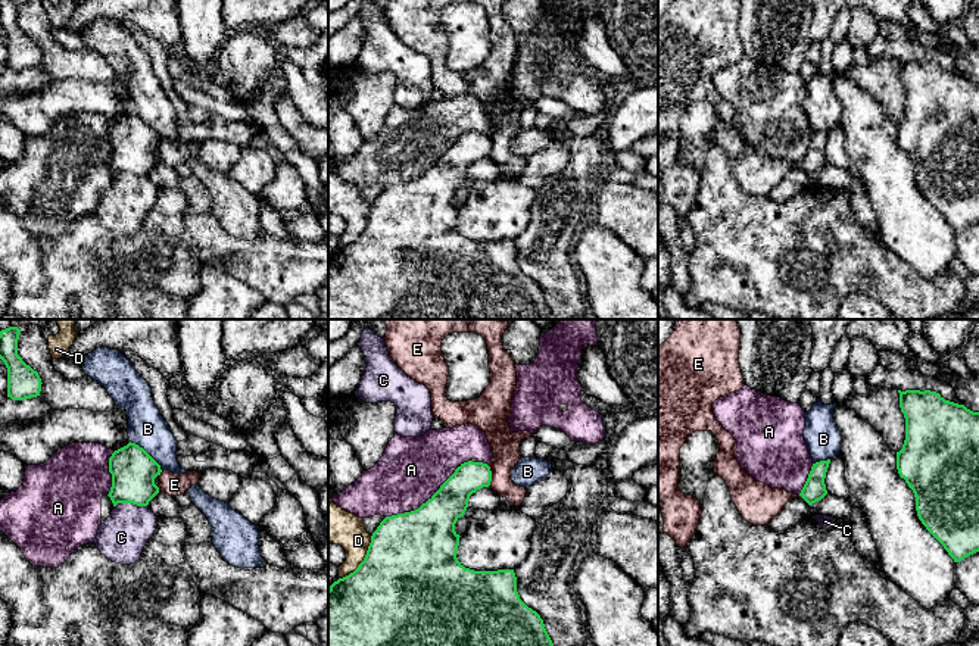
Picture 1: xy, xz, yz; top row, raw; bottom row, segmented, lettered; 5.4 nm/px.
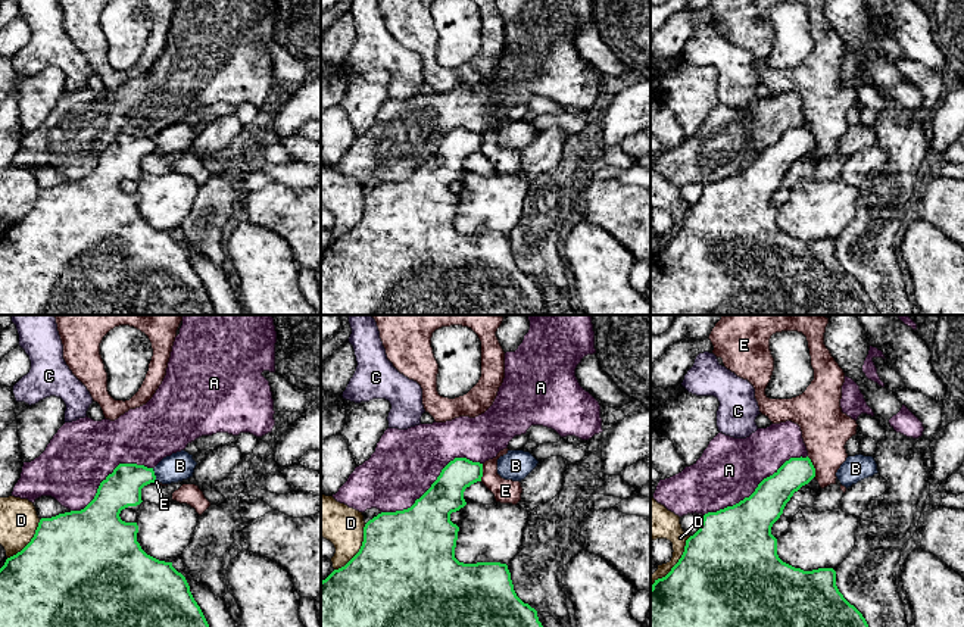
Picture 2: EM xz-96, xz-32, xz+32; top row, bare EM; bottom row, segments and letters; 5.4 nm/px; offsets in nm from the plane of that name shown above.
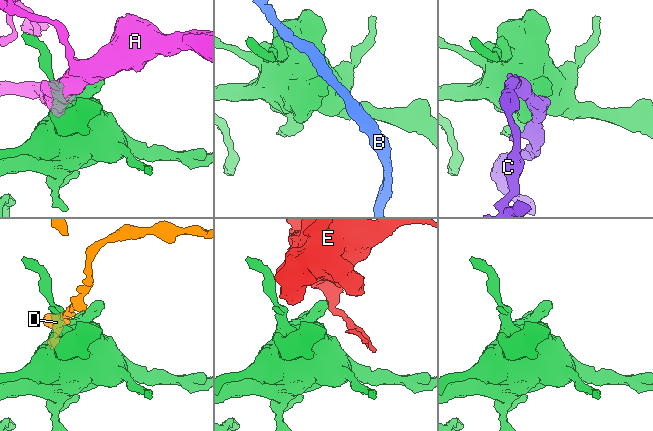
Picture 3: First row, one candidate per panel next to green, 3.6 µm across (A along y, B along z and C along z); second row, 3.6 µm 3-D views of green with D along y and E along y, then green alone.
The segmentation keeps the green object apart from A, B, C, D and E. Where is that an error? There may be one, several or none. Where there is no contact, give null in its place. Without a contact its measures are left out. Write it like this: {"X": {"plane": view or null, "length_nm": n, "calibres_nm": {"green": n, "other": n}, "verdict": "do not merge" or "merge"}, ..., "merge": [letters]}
{"A": {"plane": "xz", "length_nm": 650, "calibres_nm": {"green": 300, "other": 360}, "verdict": "do not merge"}, "B": {"plane": "xy", "length_nm": 220, "calibres_nm": {"green": 240, "other": 200}, "verdict": "do not merge"}, "C": {"plane": "xy", "length_nm": 180, "calibres_nm": {"green": 240, "other": 260}, "verdict": "do not merge"}, "D": {"plane": "xz", "length_nm": 300, "calibres_nm": {"green": 500, "other": 190}, "verdict": "do not merge"}, "E": {"plane": "xz", "length_nm": 120, "calibres_nm": {"green": 180, "other": 160}, "verdict": "do not merge"}, "merge": []}

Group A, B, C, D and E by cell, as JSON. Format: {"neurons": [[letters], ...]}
{"neurons": [["A"], ["B"], ["C"], ["D"], ["E"]]}

